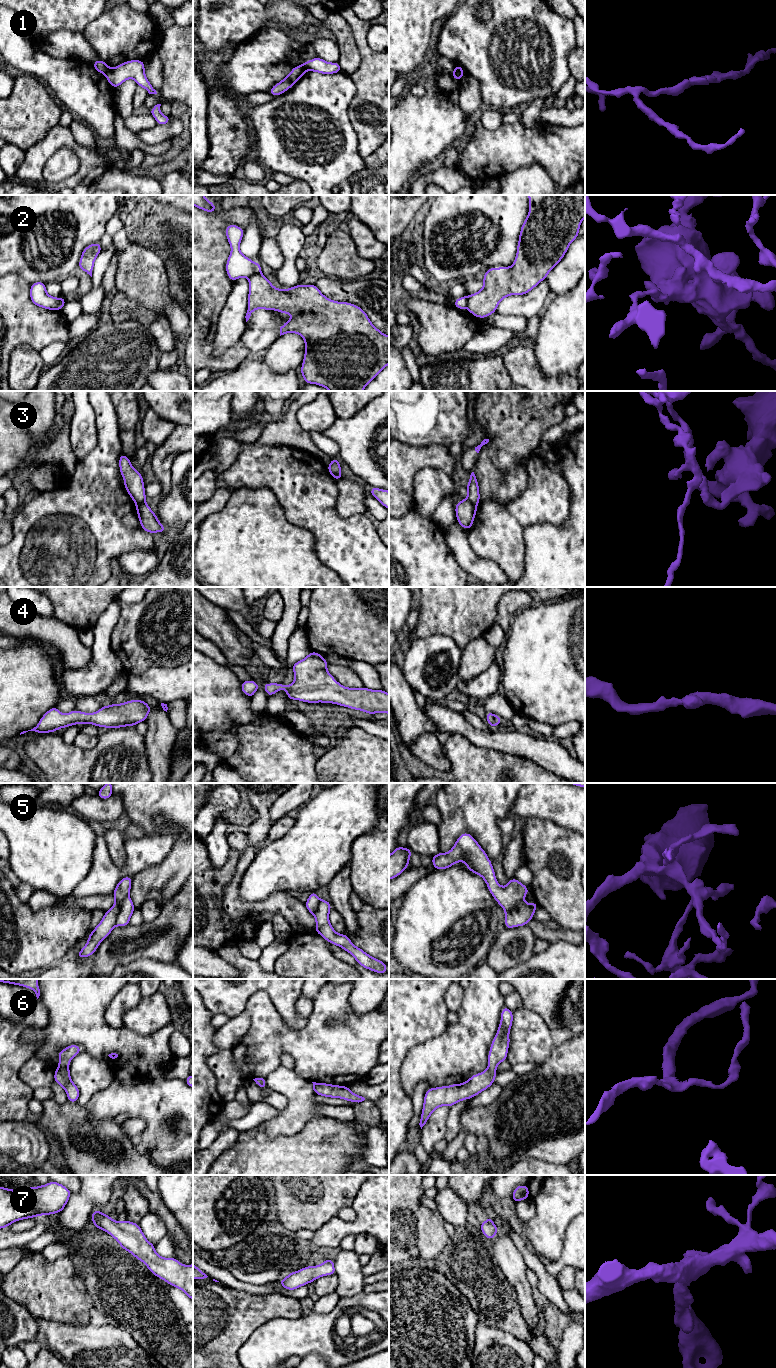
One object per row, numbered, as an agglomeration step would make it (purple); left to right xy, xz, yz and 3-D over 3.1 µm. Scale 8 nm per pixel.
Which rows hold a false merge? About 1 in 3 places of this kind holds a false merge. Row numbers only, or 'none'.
1, 2, 3, 5

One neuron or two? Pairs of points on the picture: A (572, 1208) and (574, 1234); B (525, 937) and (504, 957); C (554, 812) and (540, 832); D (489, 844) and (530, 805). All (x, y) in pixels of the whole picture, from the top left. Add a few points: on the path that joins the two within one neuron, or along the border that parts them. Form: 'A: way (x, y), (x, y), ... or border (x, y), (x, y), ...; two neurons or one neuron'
A: border (574, 1217), (566, 1229), (564, 1241); two neurons
B: way (523, 942), (519, 942), (510, 951); one neuron
C: border (526, 817), (551, 820), (571, 829); two neurons
D: border (519, 794), (510, 810), (510, 816); two neurons

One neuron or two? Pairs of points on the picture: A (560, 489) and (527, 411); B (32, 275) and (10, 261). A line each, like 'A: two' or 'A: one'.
A: two
B: one

